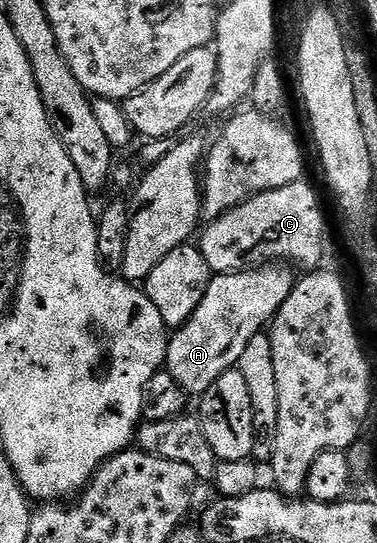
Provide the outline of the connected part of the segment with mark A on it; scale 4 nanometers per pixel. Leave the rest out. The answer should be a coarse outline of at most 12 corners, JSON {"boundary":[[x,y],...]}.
{"boundary":[[275,263],[213,275],[171,333],[166,370],[189,397],[239,365],[292,292]]}

